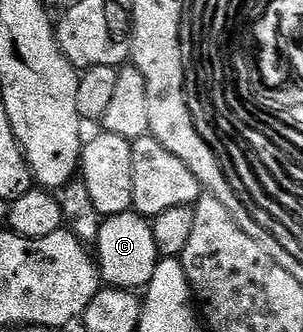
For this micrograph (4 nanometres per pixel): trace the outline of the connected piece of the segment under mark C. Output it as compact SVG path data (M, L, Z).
M133 210L105 218L95 243L95 257L105 286L134 292L148 286L159 261L152 221Z

